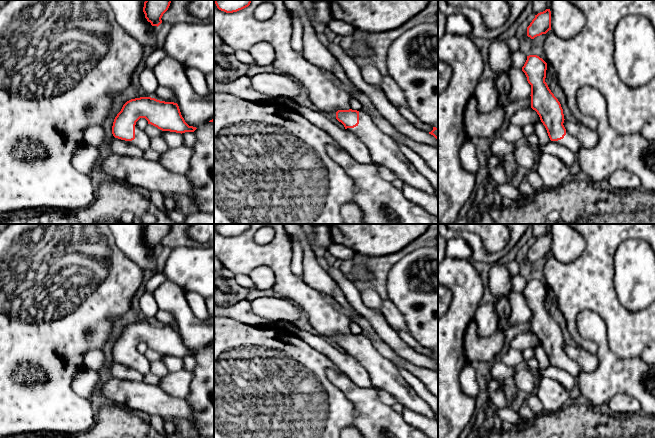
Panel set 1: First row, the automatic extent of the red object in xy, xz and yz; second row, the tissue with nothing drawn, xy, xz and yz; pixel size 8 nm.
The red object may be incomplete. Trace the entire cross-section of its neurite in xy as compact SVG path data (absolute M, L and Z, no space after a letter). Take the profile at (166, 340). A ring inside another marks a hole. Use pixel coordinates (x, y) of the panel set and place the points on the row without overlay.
M140 321L127 325L114 343L112 358L145 375L151 372L151 362L141 354L136 346L145 342L162 355L176 357L194 356L197 352L189 350L174 326L160 325L151 321Z

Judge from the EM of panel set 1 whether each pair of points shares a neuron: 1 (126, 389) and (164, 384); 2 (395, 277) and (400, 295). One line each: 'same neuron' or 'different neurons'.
1: different neurons
2: same neuron

